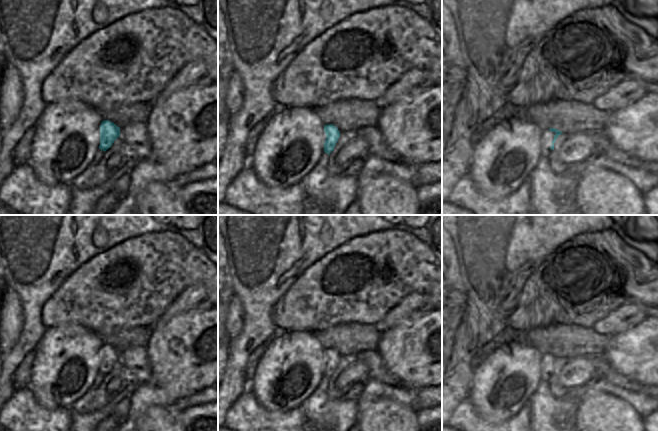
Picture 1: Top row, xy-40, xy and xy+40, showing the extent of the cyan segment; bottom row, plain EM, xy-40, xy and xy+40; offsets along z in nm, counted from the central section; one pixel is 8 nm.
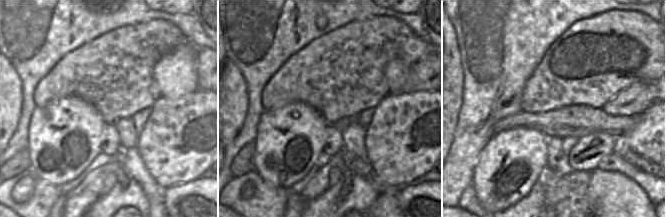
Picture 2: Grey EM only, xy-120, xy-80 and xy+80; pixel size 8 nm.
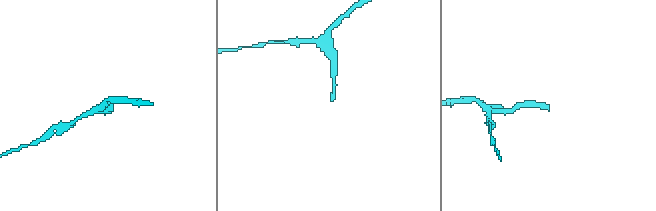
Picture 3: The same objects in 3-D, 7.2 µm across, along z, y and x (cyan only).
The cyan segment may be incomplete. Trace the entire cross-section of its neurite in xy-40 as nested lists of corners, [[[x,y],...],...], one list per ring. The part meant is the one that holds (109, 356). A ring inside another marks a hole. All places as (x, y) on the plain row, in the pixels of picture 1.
[[[103,344],[100,349],[99,373],[108,374],[114,365],[120,360],[120,352],[109,344]]]

